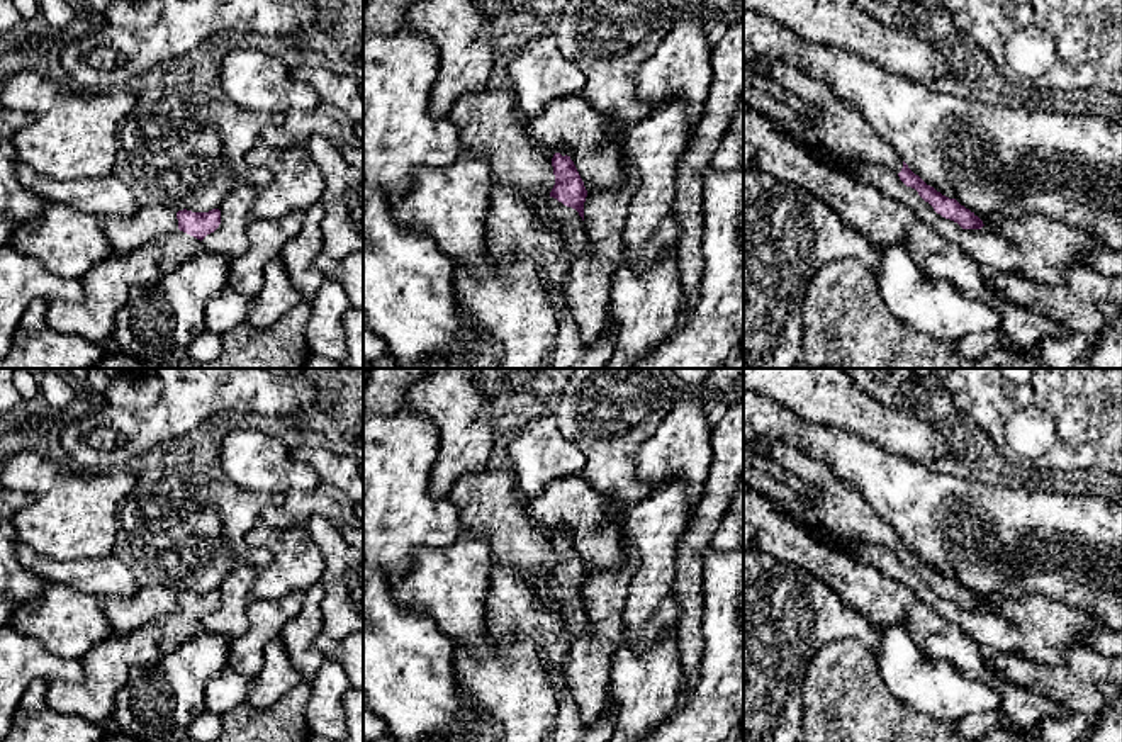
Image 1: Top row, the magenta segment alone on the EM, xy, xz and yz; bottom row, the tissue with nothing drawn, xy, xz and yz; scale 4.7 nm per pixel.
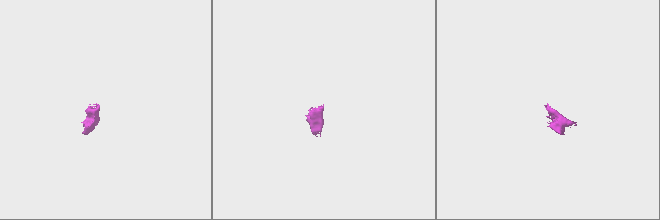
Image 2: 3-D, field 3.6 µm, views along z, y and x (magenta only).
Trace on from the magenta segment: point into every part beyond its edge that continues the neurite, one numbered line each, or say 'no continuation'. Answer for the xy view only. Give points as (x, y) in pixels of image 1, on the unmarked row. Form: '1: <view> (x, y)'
1: xy (179, 627)

